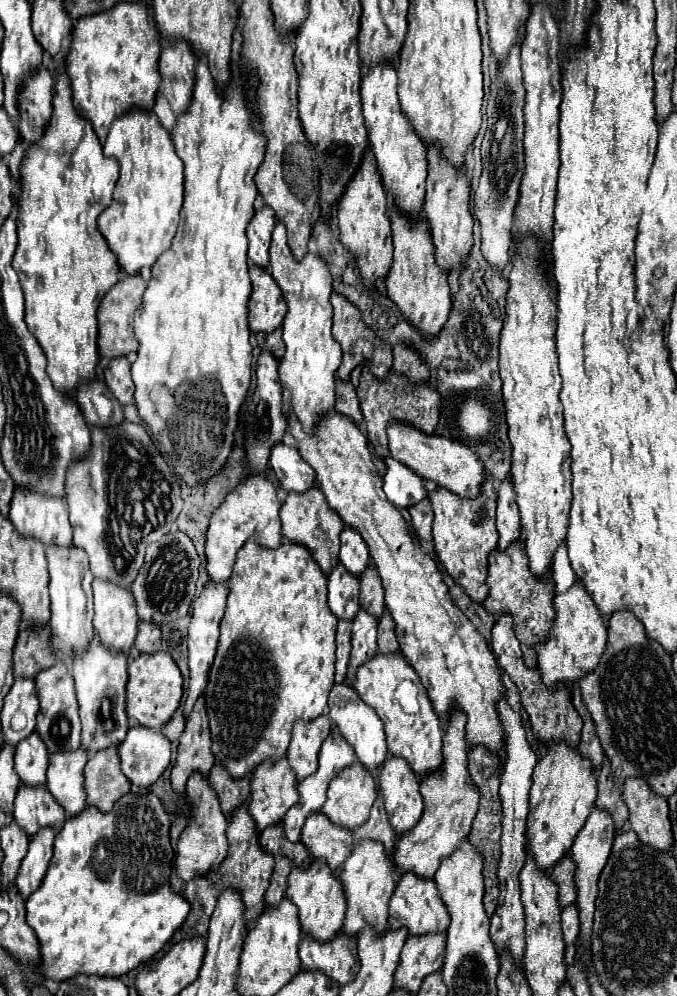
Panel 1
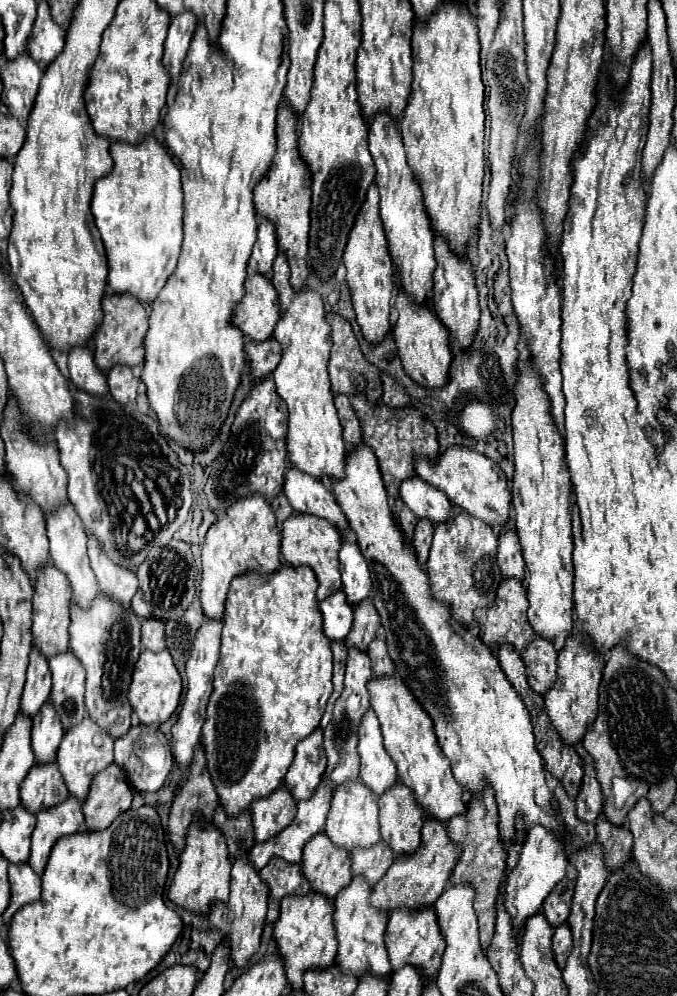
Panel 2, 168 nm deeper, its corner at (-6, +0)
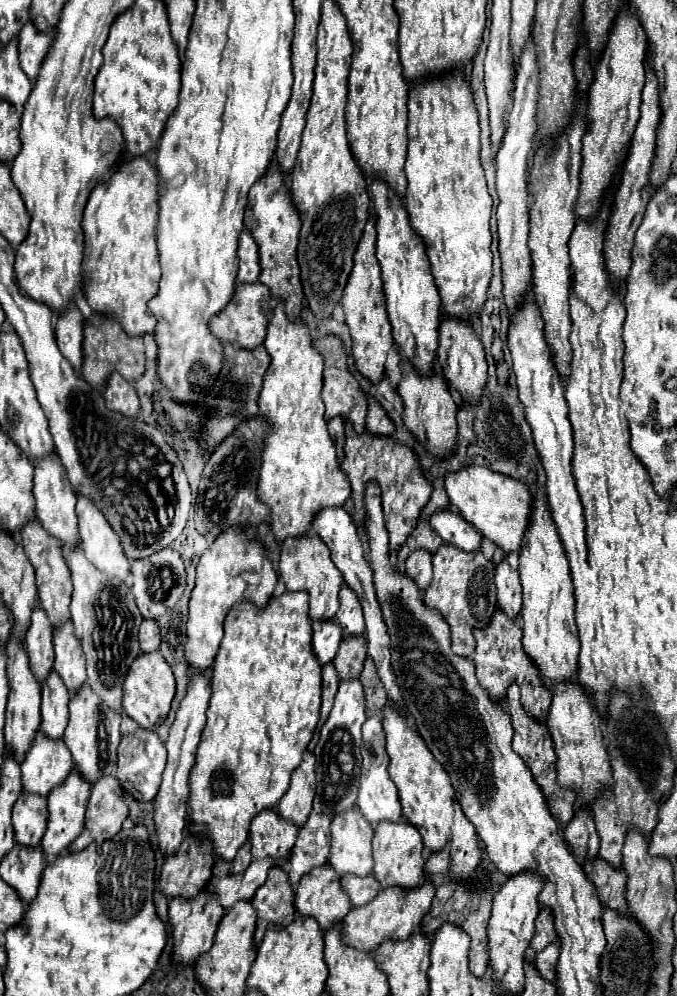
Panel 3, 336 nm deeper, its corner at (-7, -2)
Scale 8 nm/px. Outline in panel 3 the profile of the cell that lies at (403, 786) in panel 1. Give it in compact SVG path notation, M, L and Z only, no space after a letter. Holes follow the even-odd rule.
M404 818L400 822L382 822L376 826L372 838L372 852L374 852L372 874L380 882L380 890L386 890L388 886L400 886L404 890L412 890L424 878L420 832Z

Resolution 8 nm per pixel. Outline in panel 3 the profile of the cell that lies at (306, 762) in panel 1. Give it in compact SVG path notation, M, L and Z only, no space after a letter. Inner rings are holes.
M304 752L302 764L294 770L290 788L278 802L278 814L284 820L290 820L296 826L302 826L308 820L312 810L316 790L316 776L314 776L314 754Z

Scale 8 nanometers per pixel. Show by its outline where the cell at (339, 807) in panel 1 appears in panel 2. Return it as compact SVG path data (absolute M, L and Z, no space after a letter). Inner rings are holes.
M343 782L343 786L337 786L331 798L331 810L327 814L327 824L325 832L331 838L335 846L343 846L347 850L355 846L369 848L375 842L379 842L379 808L377 808L377 798L363 786L363 782Z

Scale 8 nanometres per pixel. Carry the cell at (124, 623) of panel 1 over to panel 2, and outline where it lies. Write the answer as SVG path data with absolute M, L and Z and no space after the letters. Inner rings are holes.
M93 534L89 536L89 558L91 558L91 568L97 576L101 592L111 598L113 602L119 602L121 606L131 608L131 598L135 596L135 590L139 590L137 578L133 570L125 570L117 564L113 564L101 550L99 540Z

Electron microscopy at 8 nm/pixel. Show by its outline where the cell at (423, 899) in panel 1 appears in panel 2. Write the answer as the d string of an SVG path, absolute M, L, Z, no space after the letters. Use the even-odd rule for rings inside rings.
M425 906L423 910L393 910L389 916L389 924L387 924L387 932L385 932L385 946L389 952L389 960L393 970L397 972L399 968L403 968L405 964L413 964L417 968L421 968L421 972L425 974L427 980L437 976L437 970L441 966L441 956L445 950L445 942L443 942L443 934L439 934L439 924L435 922L435 908L433 906Z

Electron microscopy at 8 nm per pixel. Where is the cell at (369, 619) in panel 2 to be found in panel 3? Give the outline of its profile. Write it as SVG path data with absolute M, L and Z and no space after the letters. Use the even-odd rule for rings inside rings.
M344 638L340 642L340 648L336 652L336 658L332 660L338 680L352 680L358 678L362 672L362 664L366 658L366 640L354 640L354 638Z

